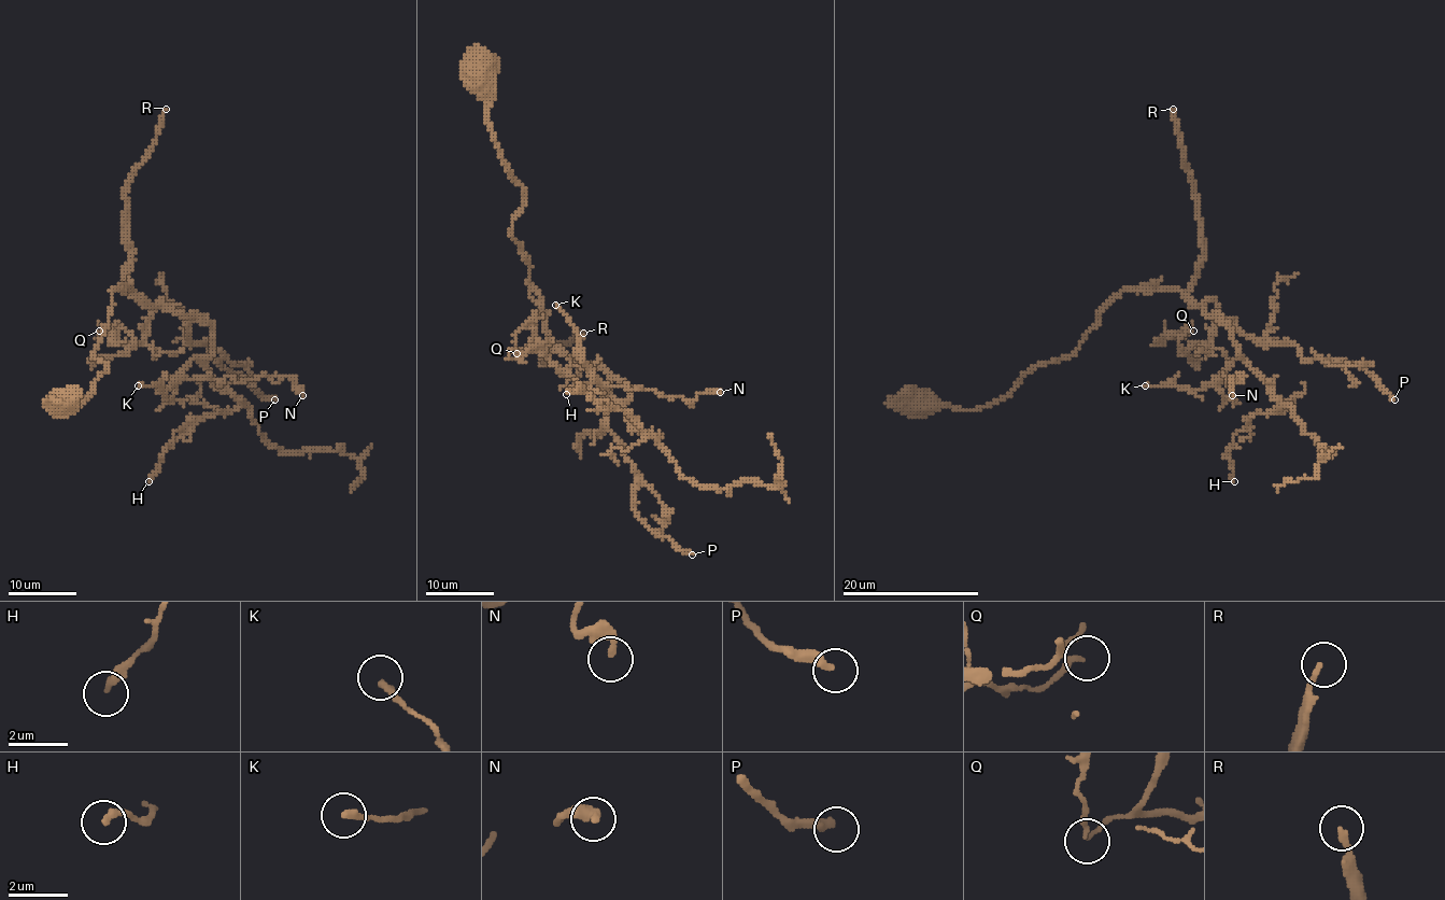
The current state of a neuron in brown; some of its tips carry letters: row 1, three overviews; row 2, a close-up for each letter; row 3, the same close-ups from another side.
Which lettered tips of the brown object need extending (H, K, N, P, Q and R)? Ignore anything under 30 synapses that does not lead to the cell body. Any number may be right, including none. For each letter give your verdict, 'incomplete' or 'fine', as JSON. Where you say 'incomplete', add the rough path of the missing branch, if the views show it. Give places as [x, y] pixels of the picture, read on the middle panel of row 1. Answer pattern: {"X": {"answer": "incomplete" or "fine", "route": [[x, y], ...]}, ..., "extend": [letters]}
{"H": {"answer": "fine"}, "K": {"answer": "fine"}, "N": {"answer": "fine"}, "P": {"answer": "fine"}, "Q": {"answer": "fine"}, "R": {"answer": "incomplete"}, "extend": ["R"]}

